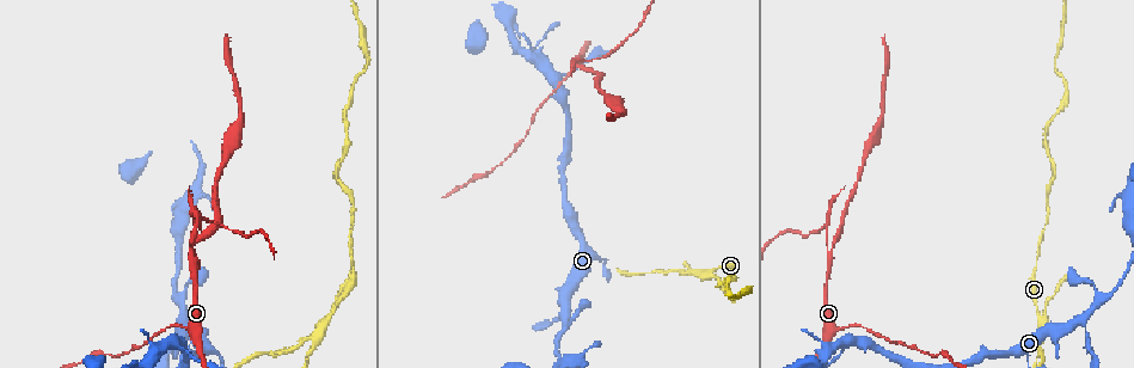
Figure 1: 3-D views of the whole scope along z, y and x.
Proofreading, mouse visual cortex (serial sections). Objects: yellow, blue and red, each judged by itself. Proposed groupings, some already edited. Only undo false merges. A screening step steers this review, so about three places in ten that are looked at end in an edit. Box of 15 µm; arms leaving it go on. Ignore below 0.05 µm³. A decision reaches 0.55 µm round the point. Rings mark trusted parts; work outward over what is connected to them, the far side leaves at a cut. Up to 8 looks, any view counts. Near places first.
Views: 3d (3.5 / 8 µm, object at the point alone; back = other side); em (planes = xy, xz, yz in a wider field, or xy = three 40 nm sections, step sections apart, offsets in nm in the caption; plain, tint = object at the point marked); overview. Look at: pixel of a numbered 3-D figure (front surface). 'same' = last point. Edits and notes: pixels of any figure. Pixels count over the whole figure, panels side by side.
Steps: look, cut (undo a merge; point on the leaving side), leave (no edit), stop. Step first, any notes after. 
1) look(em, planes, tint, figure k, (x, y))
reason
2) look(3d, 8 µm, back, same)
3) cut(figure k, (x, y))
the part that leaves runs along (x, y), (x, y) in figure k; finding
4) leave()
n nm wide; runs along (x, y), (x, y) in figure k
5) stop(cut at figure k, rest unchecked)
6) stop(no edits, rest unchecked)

look(3d, 3.5 µm, figure 1, (330, 317))
sharp bend

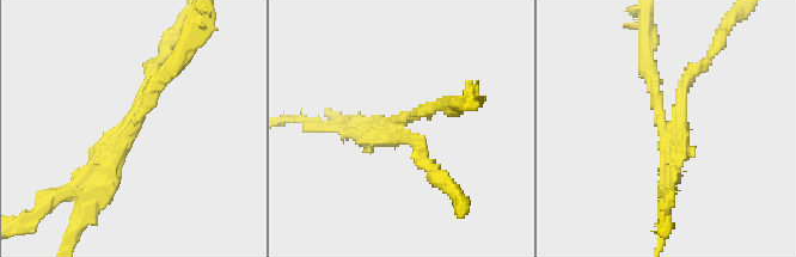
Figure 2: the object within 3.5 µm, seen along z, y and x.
look(em, xy, step 3, tint, figure 2, (399, 121))

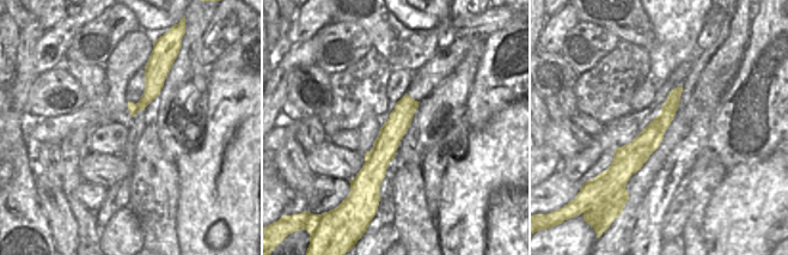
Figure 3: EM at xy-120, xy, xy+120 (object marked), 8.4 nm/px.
cut(figure 2, (686, 83))
a second cell is stuck on

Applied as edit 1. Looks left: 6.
look(overview)
see it whole again

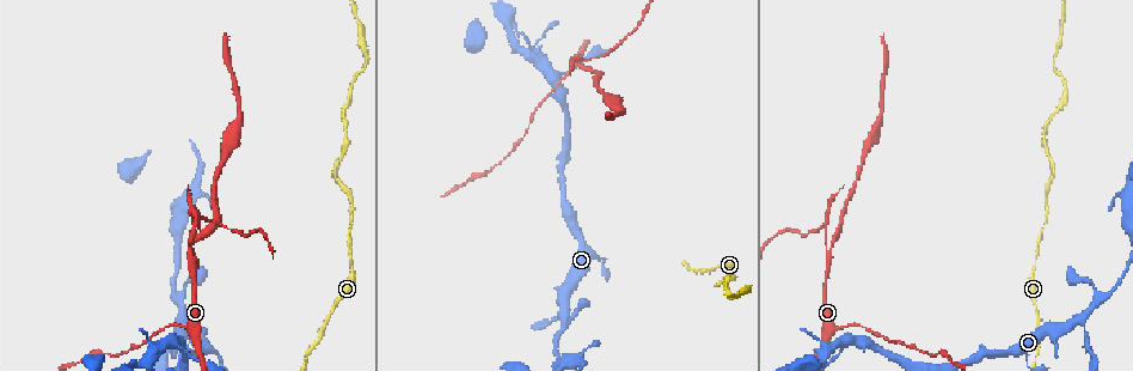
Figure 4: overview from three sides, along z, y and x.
look(3d, 8 µm, figure 4, (566, 75))
abrupt turn

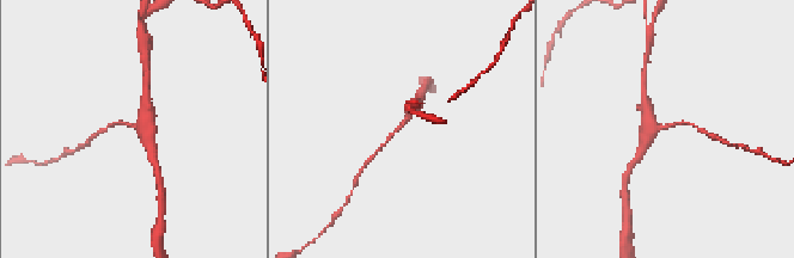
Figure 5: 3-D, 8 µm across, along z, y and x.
look(3d, 3.5 µm, figure 5, (132, 123))

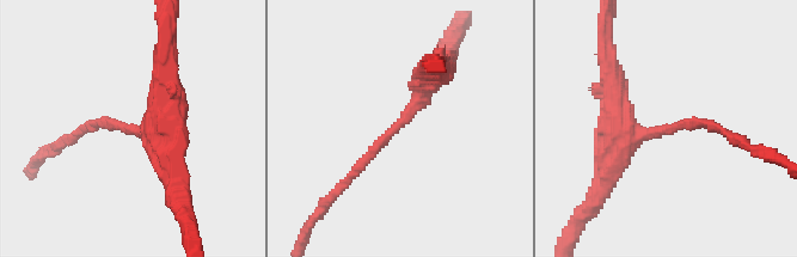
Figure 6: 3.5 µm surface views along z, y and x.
look(em, xy, step 2, tint, figure 6, (133, 130))
arms of 150, 350 nm

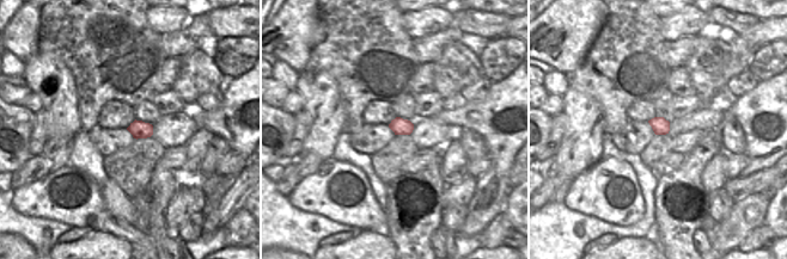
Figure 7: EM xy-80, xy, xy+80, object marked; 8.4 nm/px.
leave()
140 nm wide; runs along (433, 73), (414, 110), (348, 181) in figure 6; continuous, no second cell

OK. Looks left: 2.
look(3d, 3.5 µm, figure 4, (1081, 320))
a fork

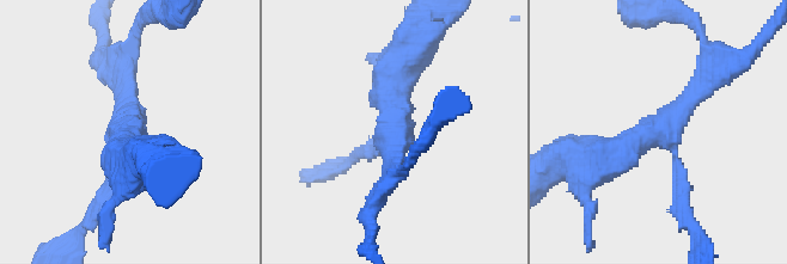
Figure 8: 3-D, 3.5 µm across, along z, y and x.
look(em, xy, step 3, tint, figure 8, (126, 127))
now the EM

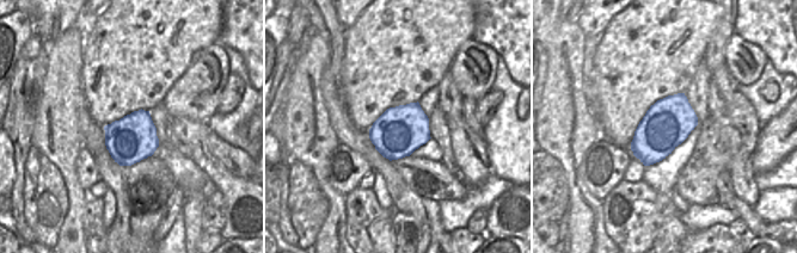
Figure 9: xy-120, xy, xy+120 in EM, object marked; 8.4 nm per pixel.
leave()
runs along (593, 158), (667, 126), (719, 74) in figure 8; continuous, no second cell

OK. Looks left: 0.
stop(cut at figure 2, rest unchecked)

